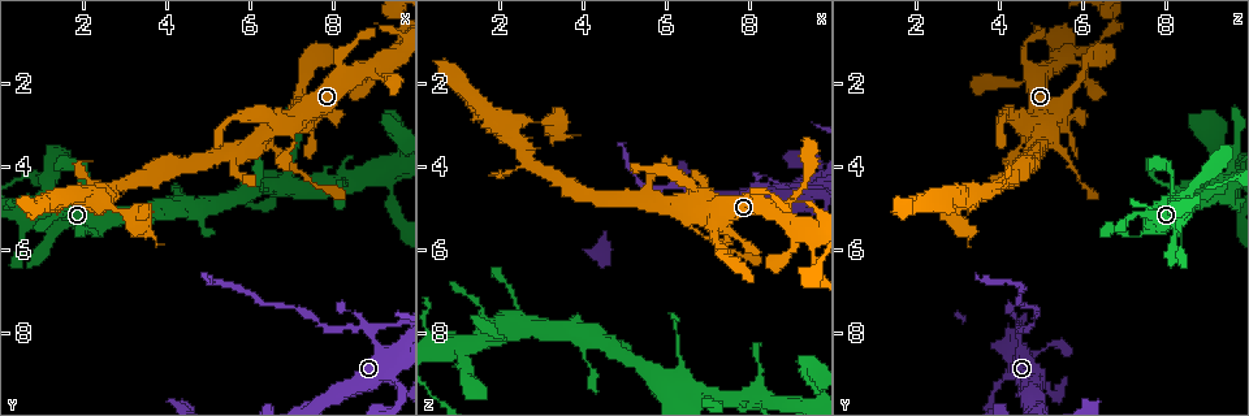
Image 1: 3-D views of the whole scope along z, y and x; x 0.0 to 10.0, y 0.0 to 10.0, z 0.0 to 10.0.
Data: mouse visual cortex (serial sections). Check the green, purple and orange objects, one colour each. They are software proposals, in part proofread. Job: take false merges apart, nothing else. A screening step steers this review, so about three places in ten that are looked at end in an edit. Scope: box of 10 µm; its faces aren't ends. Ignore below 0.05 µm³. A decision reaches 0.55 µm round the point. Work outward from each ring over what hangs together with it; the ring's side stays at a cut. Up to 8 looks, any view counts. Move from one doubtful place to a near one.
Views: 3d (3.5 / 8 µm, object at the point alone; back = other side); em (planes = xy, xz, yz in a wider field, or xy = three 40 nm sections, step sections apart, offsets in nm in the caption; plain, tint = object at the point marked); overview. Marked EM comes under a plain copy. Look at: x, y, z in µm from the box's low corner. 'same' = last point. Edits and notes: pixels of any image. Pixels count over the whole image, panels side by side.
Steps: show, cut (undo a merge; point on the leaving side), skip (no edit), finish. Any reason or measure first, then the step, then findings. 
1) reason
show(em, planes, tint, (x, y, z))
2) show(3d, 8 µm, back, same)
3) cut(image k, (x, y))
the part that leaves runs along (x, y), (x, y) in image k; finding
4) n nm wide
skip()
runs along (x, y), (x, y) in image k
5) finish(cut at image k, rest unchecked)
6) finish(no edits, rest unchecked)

sharp bend
show(3d, 3.5 µm, (2.00, 4.10, 8.10))

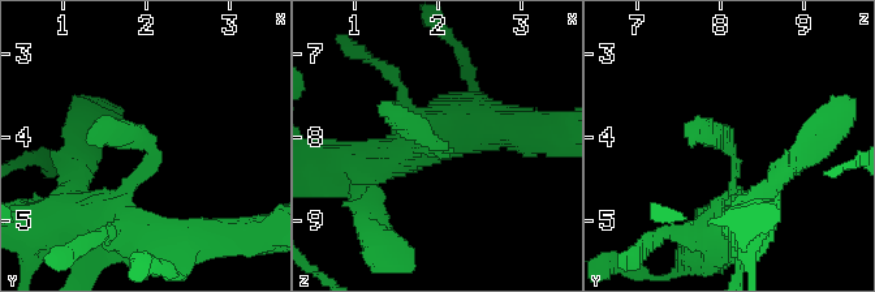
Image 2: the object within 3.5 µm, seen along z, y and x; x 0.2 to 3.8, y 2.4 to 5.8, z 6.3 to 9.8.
need the tissue
show(em, xy, step 5, tint, (1.95, 4.05, 8.10))

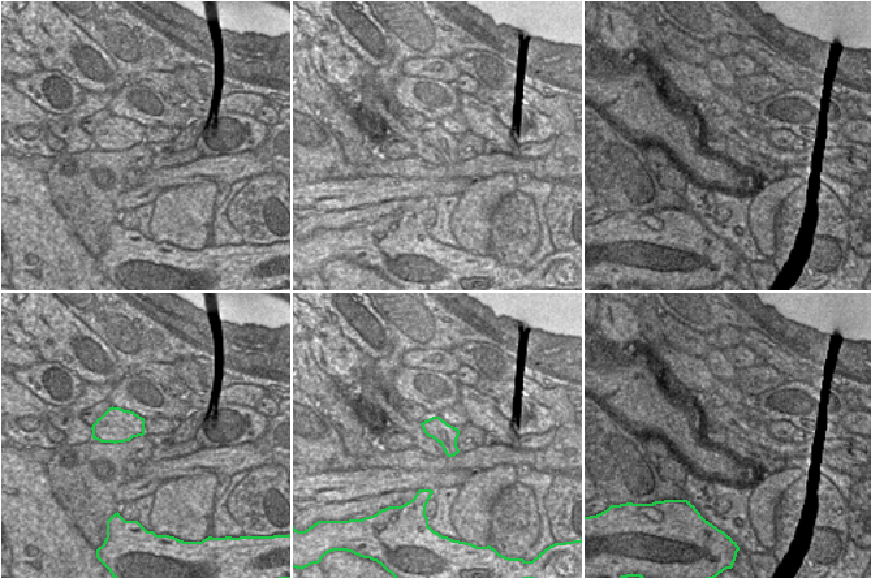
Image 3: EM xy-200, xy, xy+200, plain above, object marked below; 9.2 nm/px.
skip()
continuous, no second cell

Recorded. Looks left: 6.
four-way junction
show(3d, 8 µm, (8.65, 1.75, 5.15))

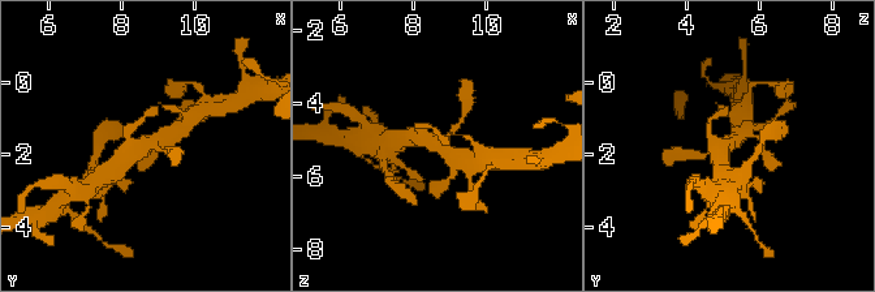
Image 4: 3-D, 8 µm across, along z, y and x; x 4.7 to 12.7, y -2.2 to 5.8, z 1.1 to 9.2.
show(3d, 3.5 µm, same)

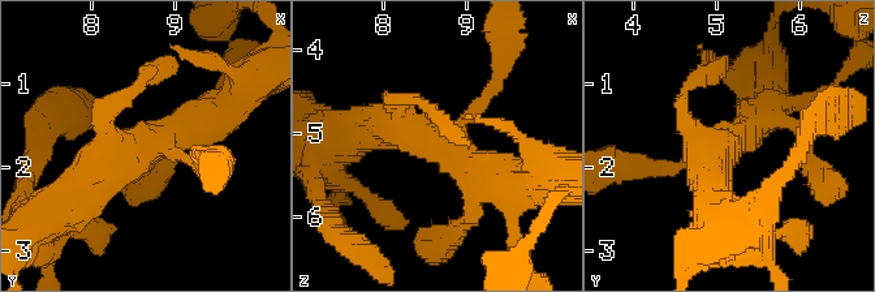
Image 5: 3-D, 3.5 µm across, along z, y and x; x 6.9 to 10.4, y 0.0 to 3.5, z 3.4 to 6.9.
now the EM
show(em, xy, step 2, tint, (8.65, 1.75, 5.15))

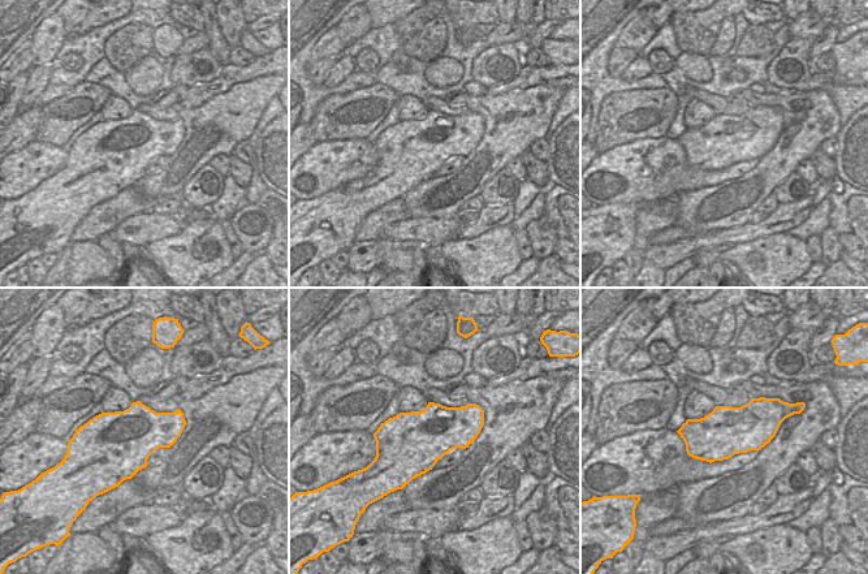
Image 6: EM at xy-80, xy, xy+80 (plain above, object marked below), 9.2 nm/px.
4 arms
skip()
runs along (78, 193), (215, 106) in image 5; one cell here

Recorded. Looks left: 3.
show(3d, 3.5 µm, (3.05, 5.25, 2.95))

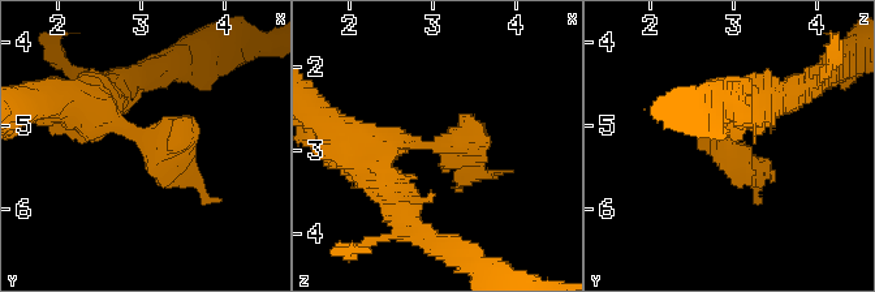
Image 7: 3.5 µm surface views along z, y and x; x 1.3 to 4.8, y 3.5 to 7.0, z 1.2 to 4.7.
need the tissue
show(em, planes, tint, (3.10, 5.20, 2.95))

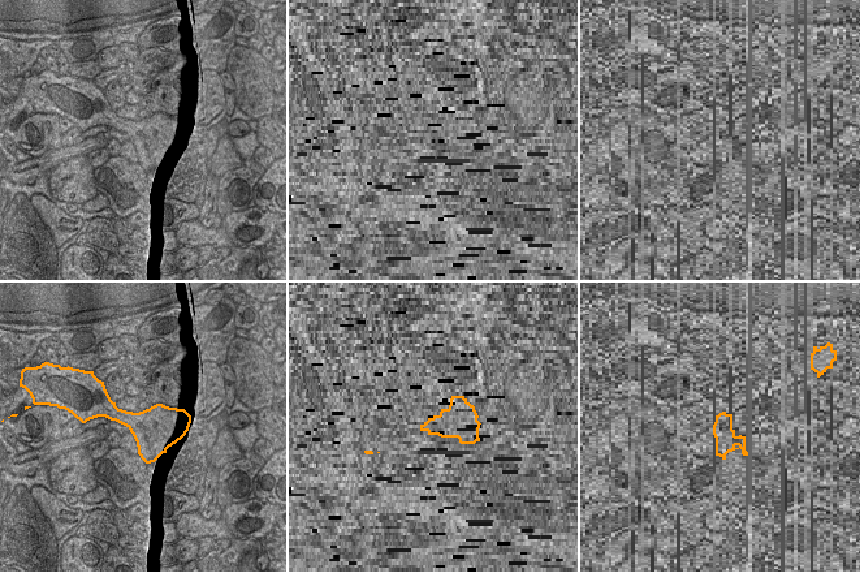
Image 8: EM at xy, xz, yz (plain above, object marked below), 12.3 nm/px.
skip()
runs along (77, 106), (141, 134), (205, 194) in image 7; continuous, no second cell

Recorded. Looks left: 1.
finish(no edits, rest unchecked)

